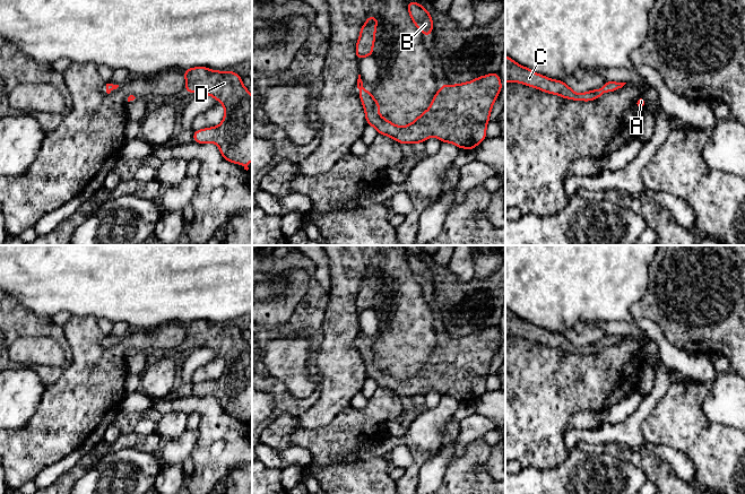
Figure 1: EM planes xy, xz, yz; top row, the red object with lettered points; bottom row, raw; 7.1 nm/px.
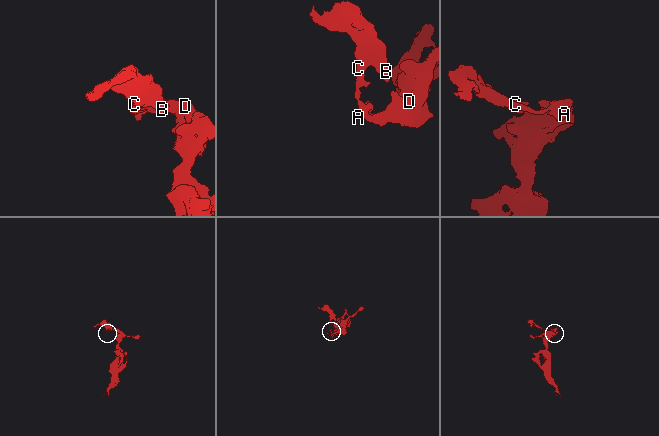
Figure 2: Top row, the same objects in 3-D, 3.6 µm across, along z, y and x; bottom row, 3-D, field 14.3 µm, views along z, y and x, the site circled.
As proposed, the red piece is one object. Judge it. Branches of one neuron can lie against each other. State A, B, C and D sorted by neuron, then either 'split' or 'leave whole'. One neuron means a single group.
A B C D; leave whole

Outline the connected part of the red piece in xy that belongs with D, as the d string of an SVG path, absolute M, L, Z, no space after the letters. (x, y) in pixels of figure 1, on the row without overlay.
M206 320L187 322L183 327L187 333L185 346L208 347L225 361L222 376L215 381L193 384L193 395L217 397L226 414L233 417L240 416L248 424L248 416L252 414L252 350L249 343L243 339L242 331L229 323L214 324Z

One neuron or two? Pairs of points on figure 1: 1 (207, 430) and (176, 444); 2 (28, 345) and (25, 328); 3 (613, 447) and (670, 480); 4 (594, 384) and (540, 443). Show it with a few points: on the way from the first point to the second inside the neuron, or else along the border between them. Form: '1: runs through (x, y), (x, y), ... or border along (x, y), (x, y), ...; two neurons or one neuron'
1: border along (198, 430), (199, 438); two neurons
2: border along (51, 337), (22, 336), (11, 345); two neurons
3: runs through (627, 453), (649, 462), (656, 469); one neuron
4: runs through (578, 397), (547, 427); one neuron

